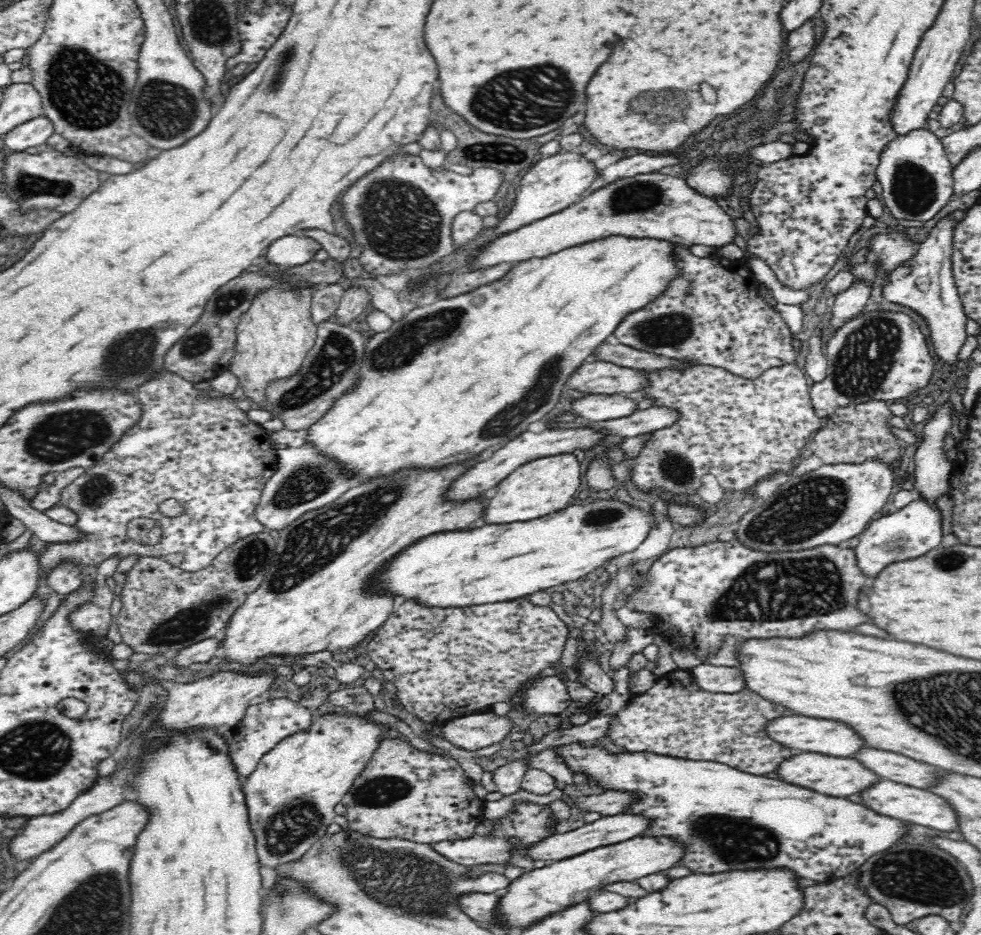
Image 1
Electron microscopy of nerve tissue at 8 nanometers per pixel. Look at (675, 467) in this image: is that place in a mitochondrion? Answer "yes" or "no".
yes

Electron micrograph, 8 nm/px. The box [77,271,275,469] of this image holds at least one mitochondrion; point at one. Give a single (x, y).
(133, 354)

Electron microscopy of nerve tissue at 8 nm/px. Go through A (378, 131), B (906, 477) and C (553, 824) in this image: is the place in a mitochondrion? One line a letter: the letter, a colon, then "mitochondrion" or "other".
A: other
B: other
C: other

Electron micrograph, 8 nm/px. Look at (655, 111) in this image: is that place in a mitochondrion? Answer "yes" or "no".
yes

